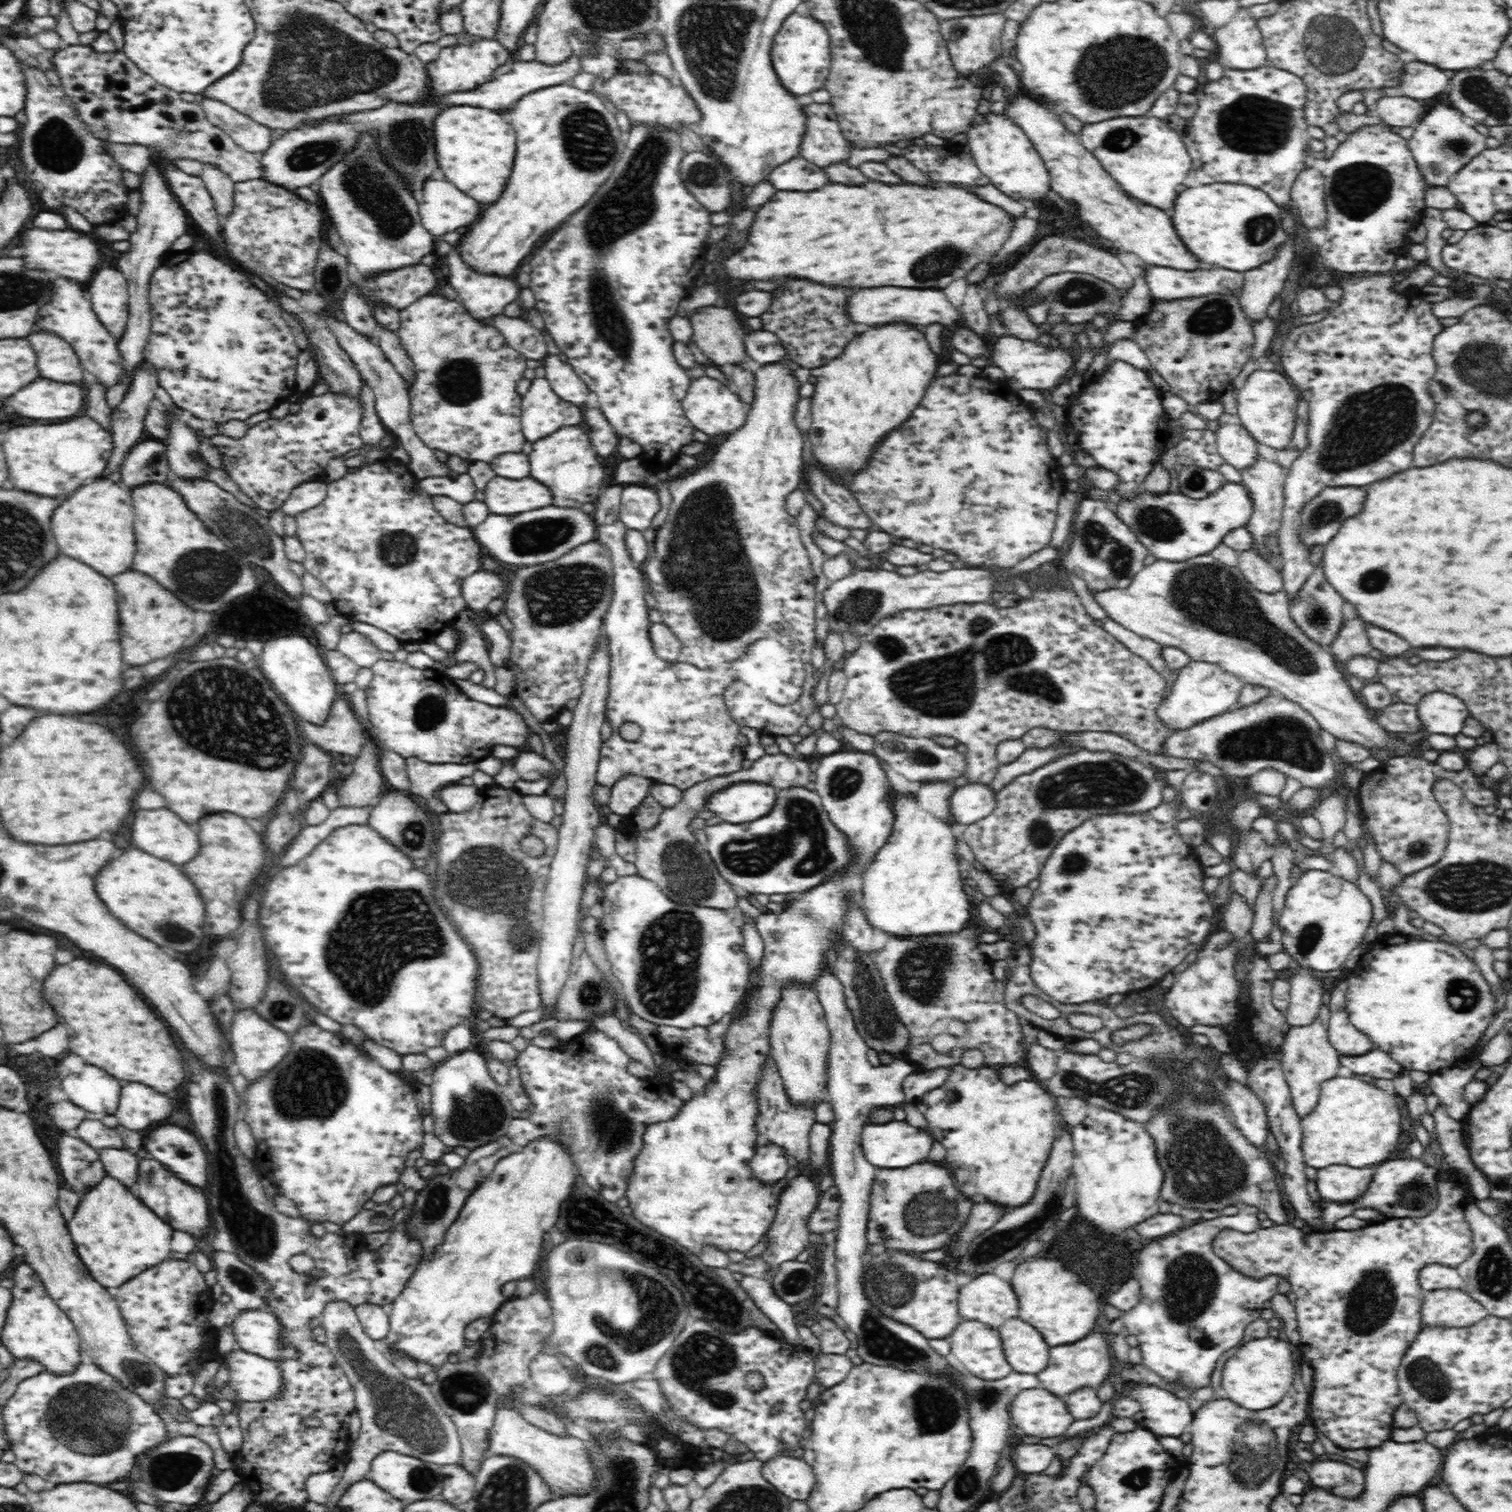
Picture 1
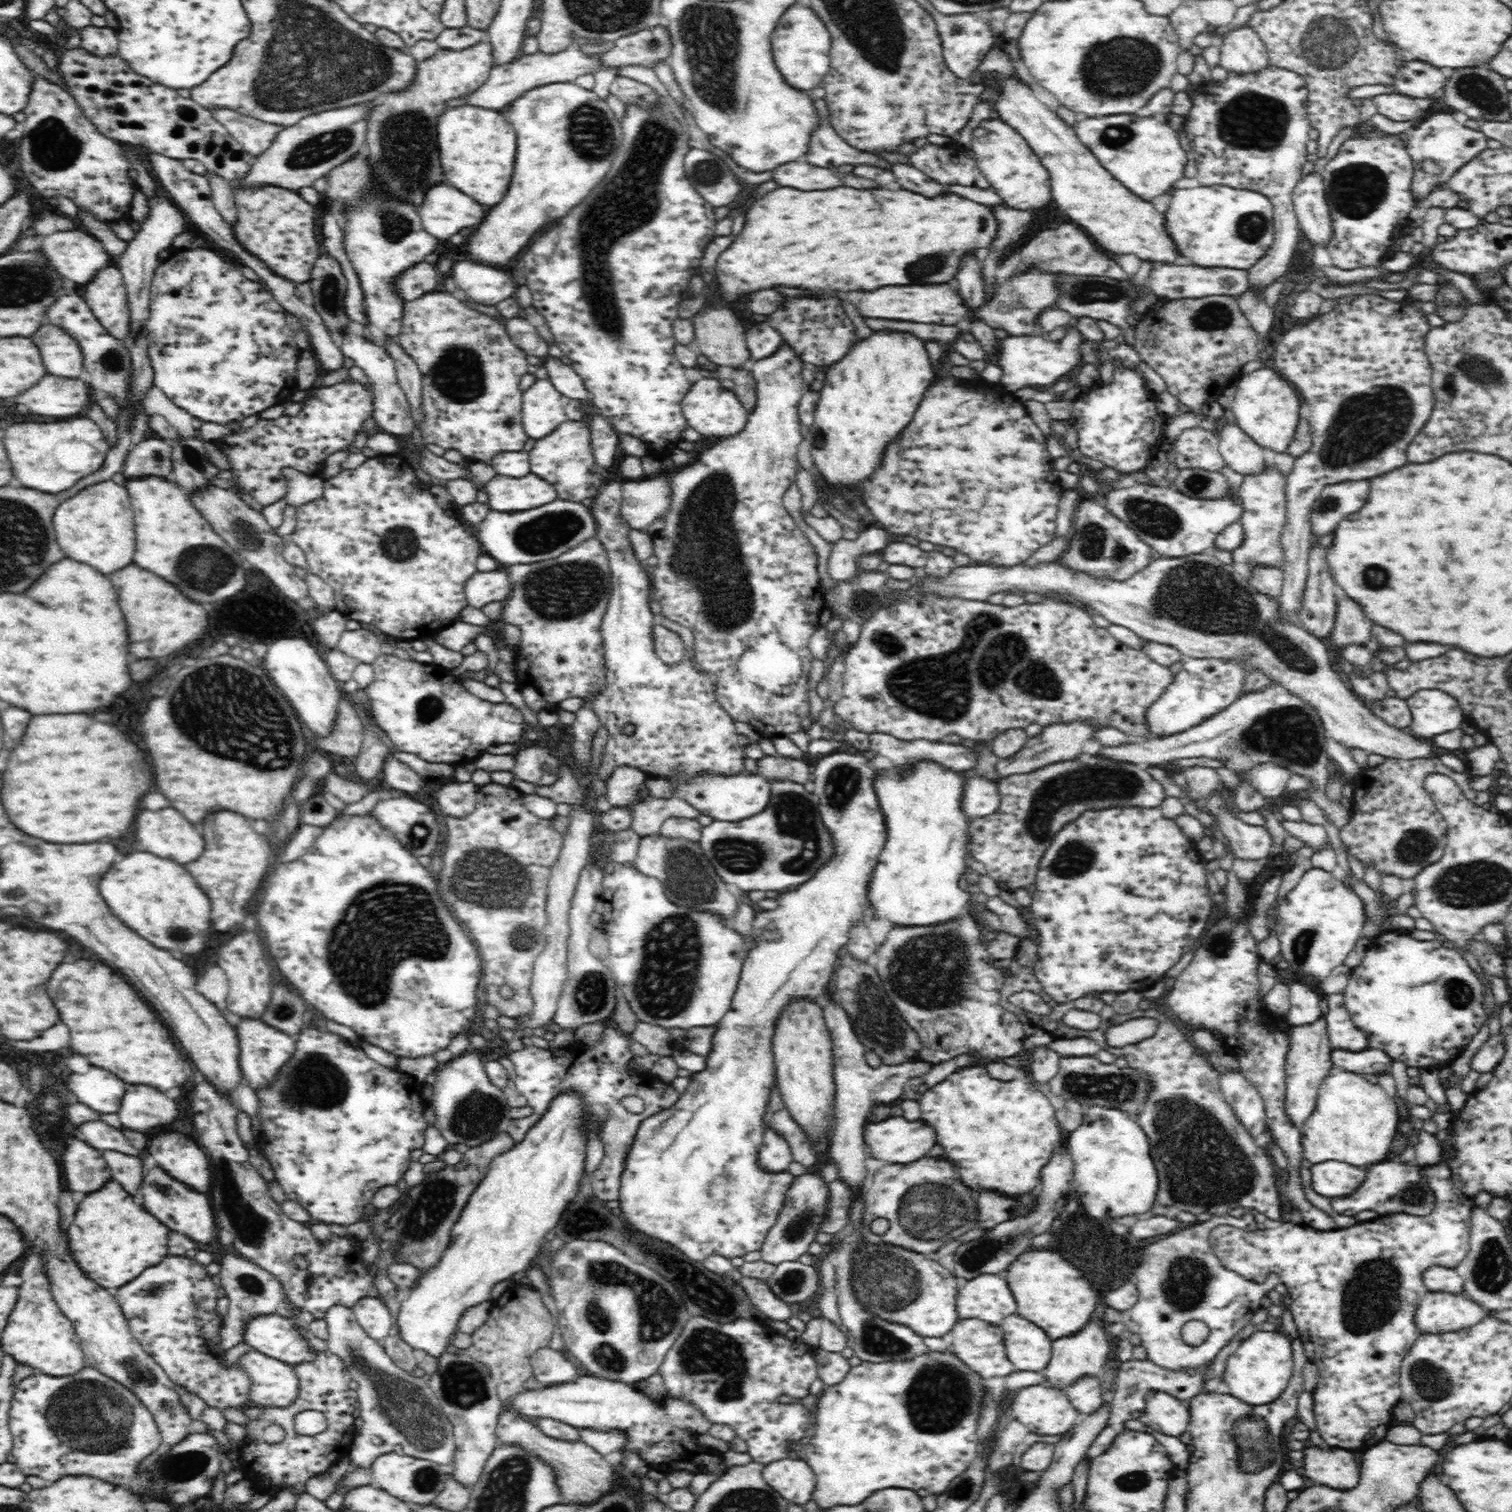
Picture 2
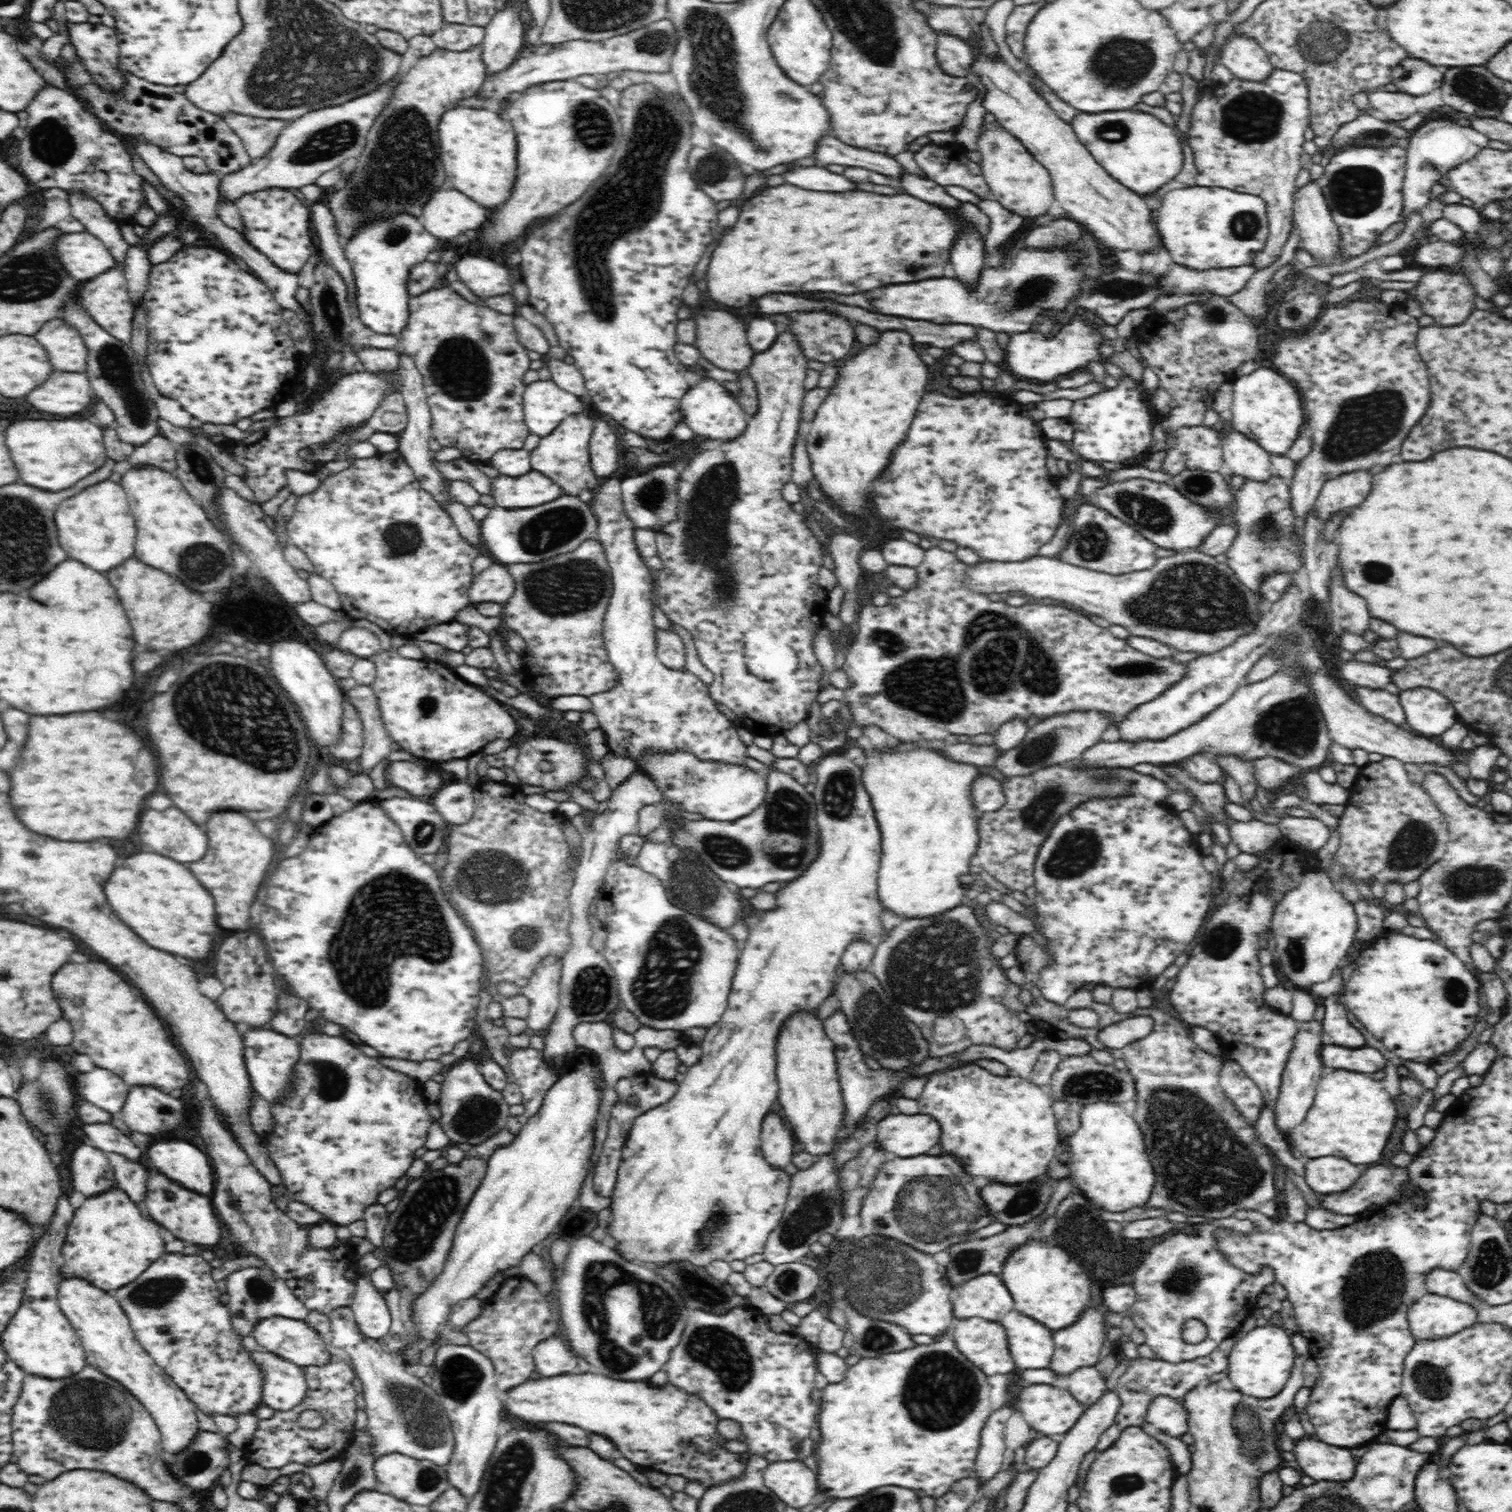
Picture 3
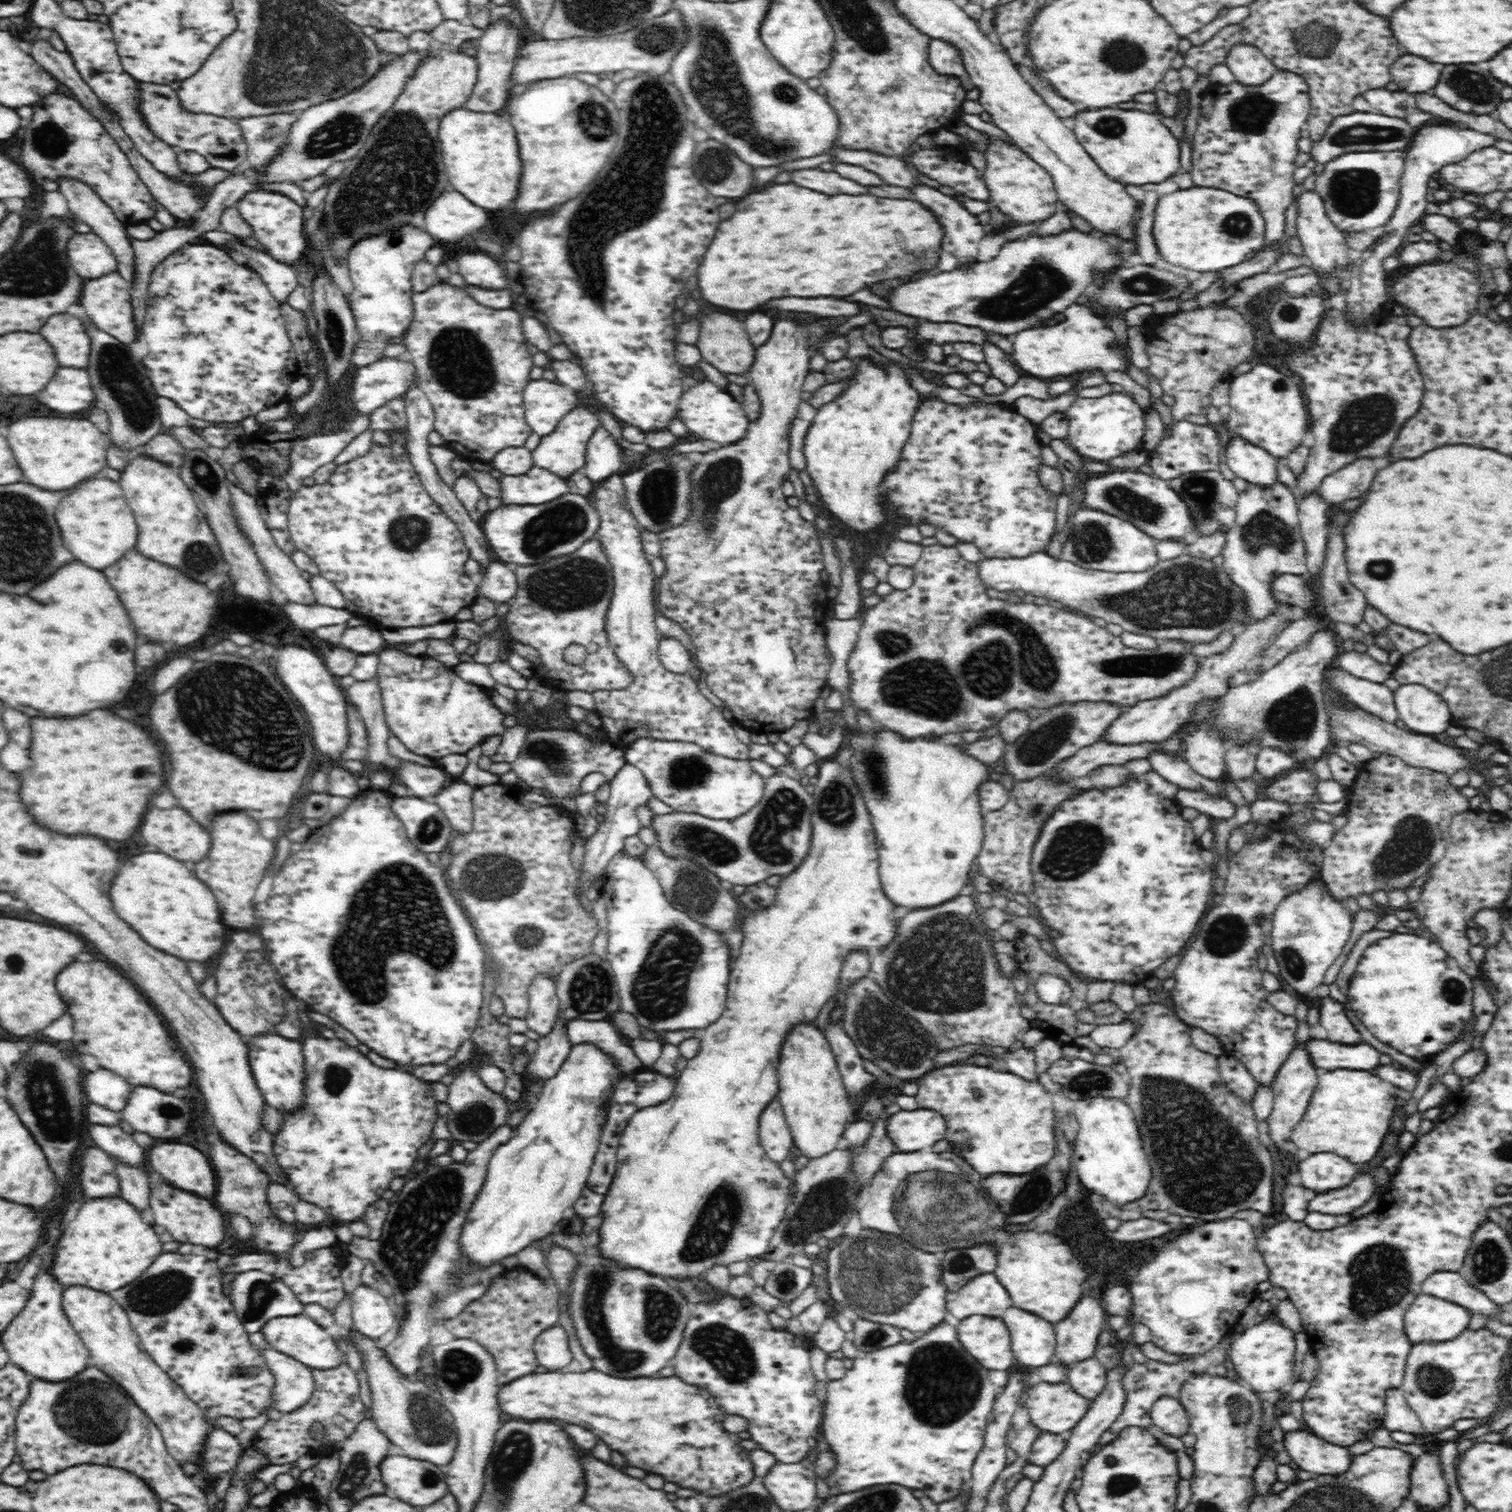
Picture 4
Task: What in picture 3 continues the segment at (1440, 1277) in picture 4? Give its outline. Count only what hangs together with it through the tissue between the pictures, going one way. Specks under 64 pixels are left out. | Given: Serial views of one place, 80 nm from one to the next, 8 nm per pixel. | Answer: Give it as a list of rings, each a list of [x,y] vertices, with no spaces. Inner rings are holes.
[[[1433,1268],[1427,1273],[1425,1286],[1429,1293],[1451,1296],[1456,1300],[1476,1304],[1477,1307],[1480,1305],[1477,1296],[1468,1291],[1468,1287],[1466,1287],[1464,1280],[1457,1274],[1457,1271]]]

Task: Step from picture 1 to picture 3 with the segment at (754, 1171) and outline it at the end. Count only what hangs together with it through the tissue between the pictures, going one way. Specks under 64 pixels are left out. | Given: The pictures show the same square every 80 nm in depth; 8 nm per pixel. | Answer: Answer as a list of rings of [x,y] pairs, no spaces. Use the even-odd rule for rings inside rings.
[[[771,1111],[763,1120],[761,1151],[765,1162],[773,1168],[783,1169],[792,1162],[793,1144],[789,1130],[783,1120]]]

